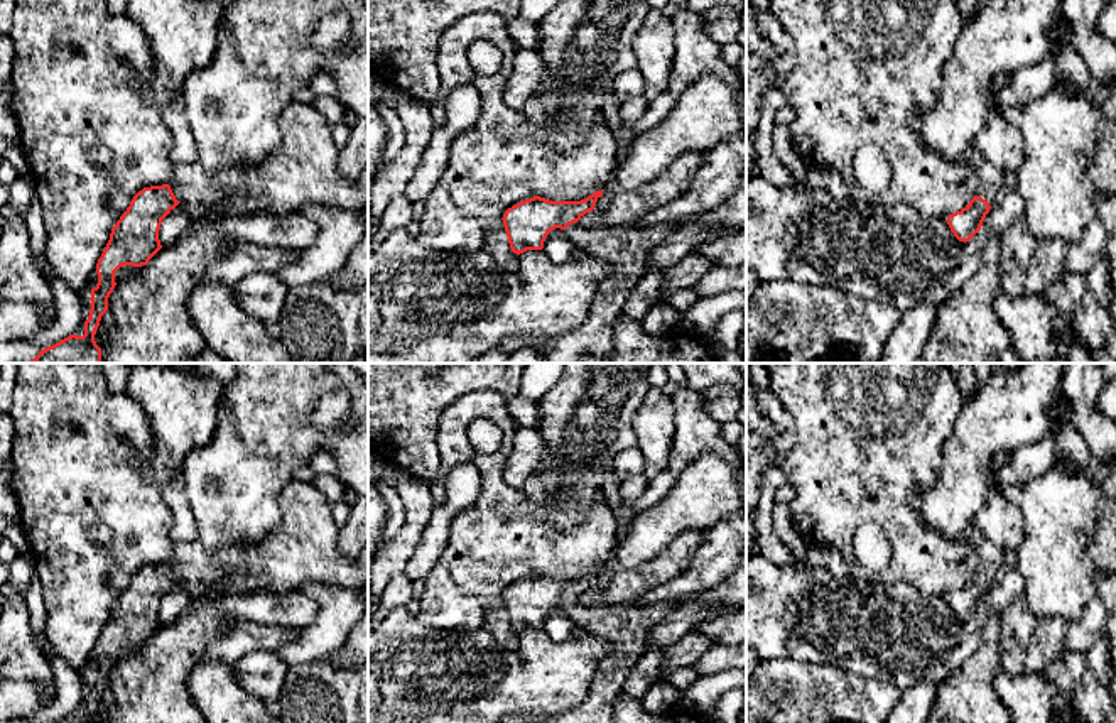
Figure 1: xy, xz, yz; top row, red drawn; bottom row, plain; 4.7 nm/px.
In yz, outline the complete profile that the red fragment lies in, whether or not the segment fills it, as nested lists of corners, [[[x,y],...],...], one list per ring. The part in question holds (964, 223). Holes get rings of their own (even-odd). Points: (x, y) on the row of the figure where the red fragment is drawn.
[[[971,147],[964,154],[966,162],[978,172],[978,194],[961,209],[947,216],[947,225],[959,242],[969,242],[983,226],[1005,182],[1005,174]]]

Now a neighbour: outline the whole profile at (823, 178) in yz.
[[[807,167],[807,176],[804,181],[810,188],[826,189],[836,199],[844,199],[849,196],[849,188],[841,172],[834,167]]]

